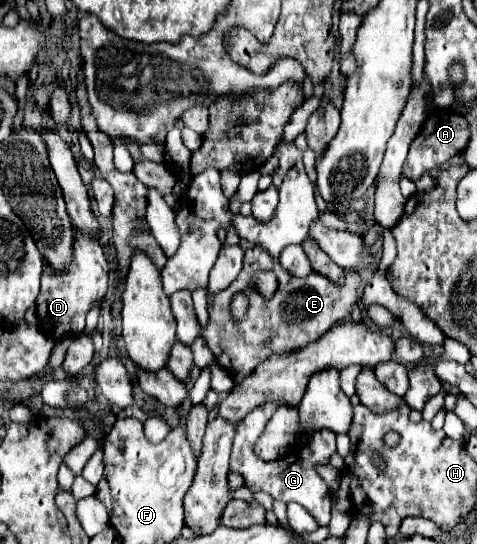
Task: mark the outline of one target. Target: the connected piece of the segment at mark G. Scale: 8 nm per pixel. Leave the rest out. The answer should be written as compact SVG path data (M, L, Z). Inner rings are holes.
M266 402L264 406L252 410L236 428L236 438L234 438L234 448L232 448L232 458L230 458L230 468L240 472L246 480L246 486L252 492L268 492L274 500L282 500L282 502L298 502L302 504L316 520L318 526L328 526L330 522L330 508L332 508L332 496L330 490L326 486L326 482L316 474L314 466L316 464L326 464L324 460L330 460L330 456L336 450L336 434L330 430L318 430L314 432L314 436L310 436L306 446L296 448L290 456L282 458L282 460L274 460L274 462L264 462L262 458L258 458L254 454L254 442L260 438L260 434L264 432L266 422L270 420L270 416L280 408L280 402Z

